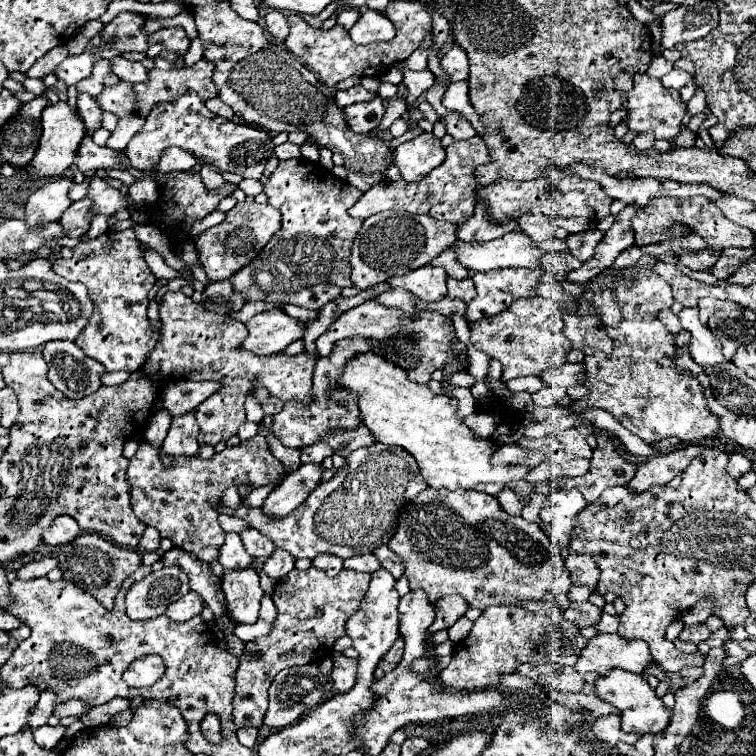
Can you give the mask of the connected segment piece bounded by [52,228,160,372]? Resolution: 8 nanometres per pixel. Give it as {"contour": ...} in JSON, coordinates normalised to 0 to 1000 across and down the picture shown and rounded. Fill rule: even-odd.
{"contour":[[[169,302],[164,307],[143,304],[127,317],[111,315],[98,328],[98,339],[93,344],[77,341],[69,349],[69,357],[93,373],[114,376],[116,389],[127,402],[127,410],[116,421],[116,431],[101,447],[101,455],[116,471],[130,476],[140,487],[140,492],[156,492],[156,489],[180,492],[193,479],[198,466],[206,460],[212,450],[212,437],[201,434],[198,421],[193,415],[196,410],[193,381],[204,378],[206,365],[201,362],[201,357],[190,344],[190,333],[177,310],[177,302]],[[164,381],[180,381],[180,384],[169,389],[164,386]]]}

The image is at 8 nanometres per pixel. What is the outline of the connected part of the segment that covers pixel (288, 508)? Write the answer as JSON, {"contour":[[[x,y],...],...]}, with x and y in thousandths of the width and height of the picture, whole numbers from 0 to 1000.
{"contour":[[[399,614],[394,622],[384,624],[349,661],[349,680],[362,688],[381,683],[423,640],[426,624],[429,619],[423,614]]]}

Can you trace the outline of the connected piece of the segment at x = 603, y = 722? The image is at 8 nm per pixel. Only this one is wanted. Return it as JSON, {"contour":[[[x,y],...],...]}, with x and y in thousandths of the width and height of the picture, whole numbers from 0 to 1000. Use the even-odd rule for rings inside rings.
{"contour":[[[804,944],[804,947],[794,947],[794,950],[786,950],[780,955],[780,966],[783,971],[791,976],[791,979],[799,979],[810,987],[815,987],[820,979],[828,981],[828,984],[839,984],[844,971],[828,971],[823,968],[820,963],[820,950],[815,944]]]}

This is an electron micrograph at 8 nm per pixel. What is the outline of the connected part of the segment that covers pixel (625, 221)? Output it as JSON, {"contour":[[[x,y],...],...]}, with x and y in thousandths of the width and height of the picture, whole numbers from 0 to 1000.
{"contour":[[[831,270],[812,291],[810,302],[799,310],[796,320],[788,325],[788,336],[775,344],[765,357],[757,357],[751,362],[751,370],[754,373],[762,373],[762,376],[775,376],[780,368],[791,365],[799,354],[804,354],[812,341],[833,328],[839,323],[839,304],[836,304],[836,288],[841,286],[841,280],[847,278],[844,270]]]}

